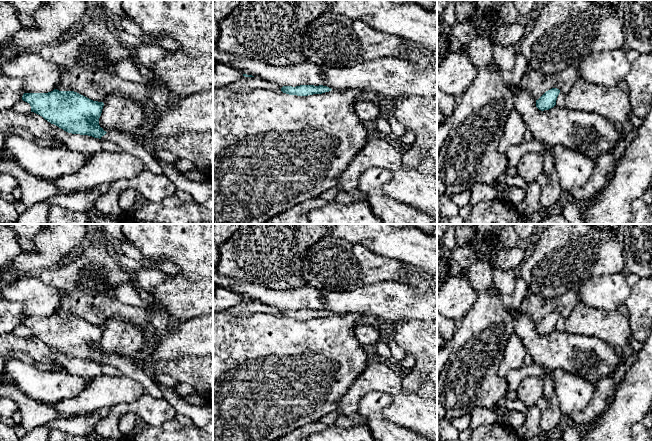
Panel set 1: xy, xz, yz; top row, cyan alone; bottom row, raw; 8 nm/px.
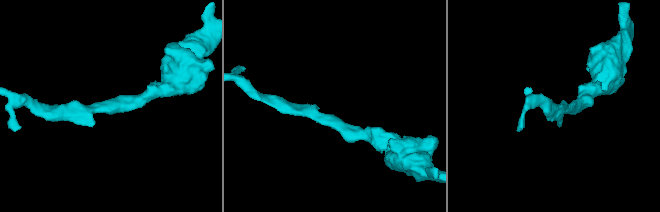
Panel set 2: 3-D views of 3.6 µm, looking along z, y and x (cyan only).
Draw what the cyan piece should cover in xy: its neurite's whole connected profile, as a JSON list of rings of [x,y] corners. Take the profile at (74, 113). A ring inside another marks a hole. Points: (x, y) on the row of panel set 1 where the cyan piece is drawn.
[[[57,89],[48,93],[24,93],[22,100],[30,104],[31,112],[64,131],[114,142],[123,151],[139,158],[147,171],[164,174],[159,161],[132,133],[106,132],[100,127],[103,102],[93,101],[74,91]]]

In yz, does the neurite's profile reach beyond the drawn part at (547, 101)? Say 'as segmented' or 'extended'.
as segmented

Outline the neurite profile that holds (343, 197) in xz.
[[[358,189],[352,191],[341,191],[338,190],[338,193],[335,197],[335,202],[340,204],[348,204],[354,201],[367,201],[367,195],[359,191]]]

